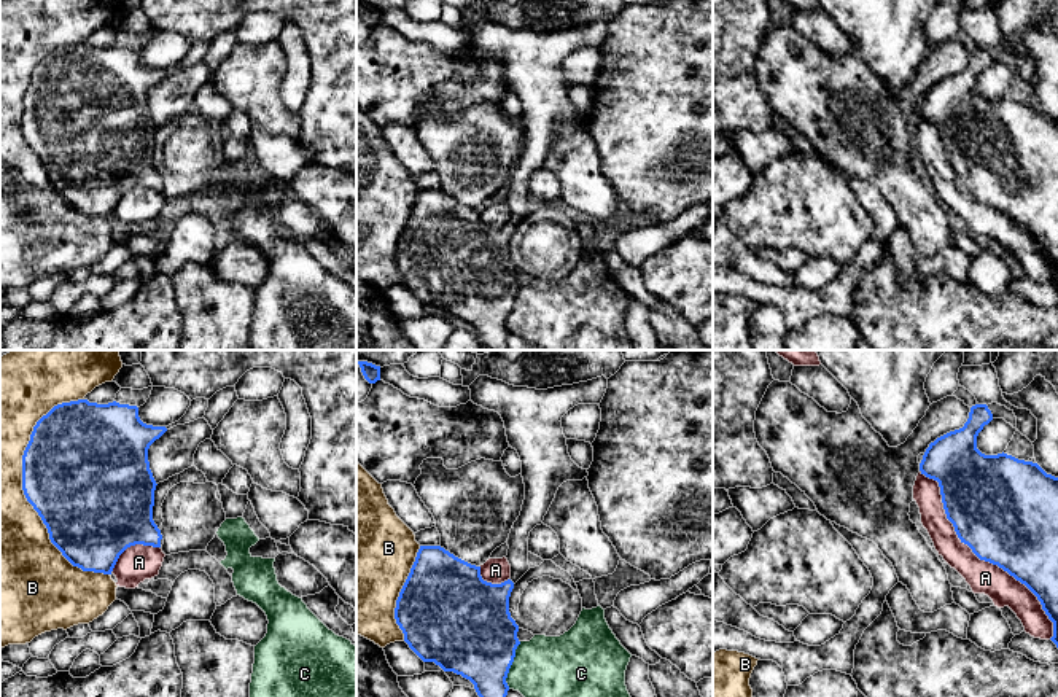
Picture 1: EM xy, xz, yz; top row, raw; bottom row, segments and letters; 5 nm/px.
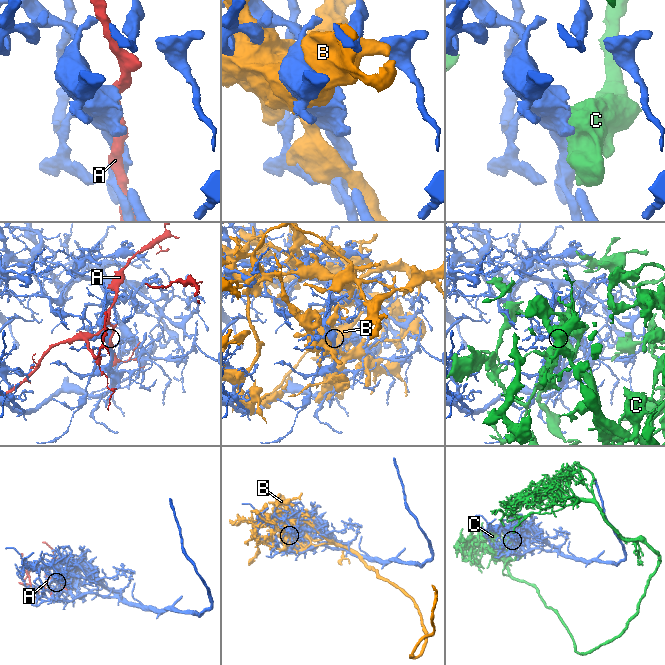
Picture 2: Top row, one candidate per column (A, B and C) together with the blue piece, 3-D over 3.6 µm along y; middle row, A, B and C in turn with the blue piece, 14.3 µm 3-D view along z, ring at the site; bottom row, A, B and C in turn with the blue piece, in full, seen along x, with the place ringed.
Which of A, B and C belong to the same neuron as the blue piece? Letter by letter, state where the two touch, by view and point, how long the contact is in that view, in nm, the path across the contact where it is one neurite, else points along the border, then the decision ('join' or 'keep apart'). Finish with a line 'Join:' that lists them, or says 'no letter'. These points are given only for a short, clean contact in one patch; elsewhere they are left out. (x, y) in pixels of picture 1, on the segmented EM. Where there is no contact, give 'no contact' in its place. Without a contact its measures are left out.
A: yz (982, 559) | 1100 nm | keep apart
B: xy (26, 497) | 900 nm | keep apart
C: xz (511, 664) | 240 nm | keep apart
Join: no letter

